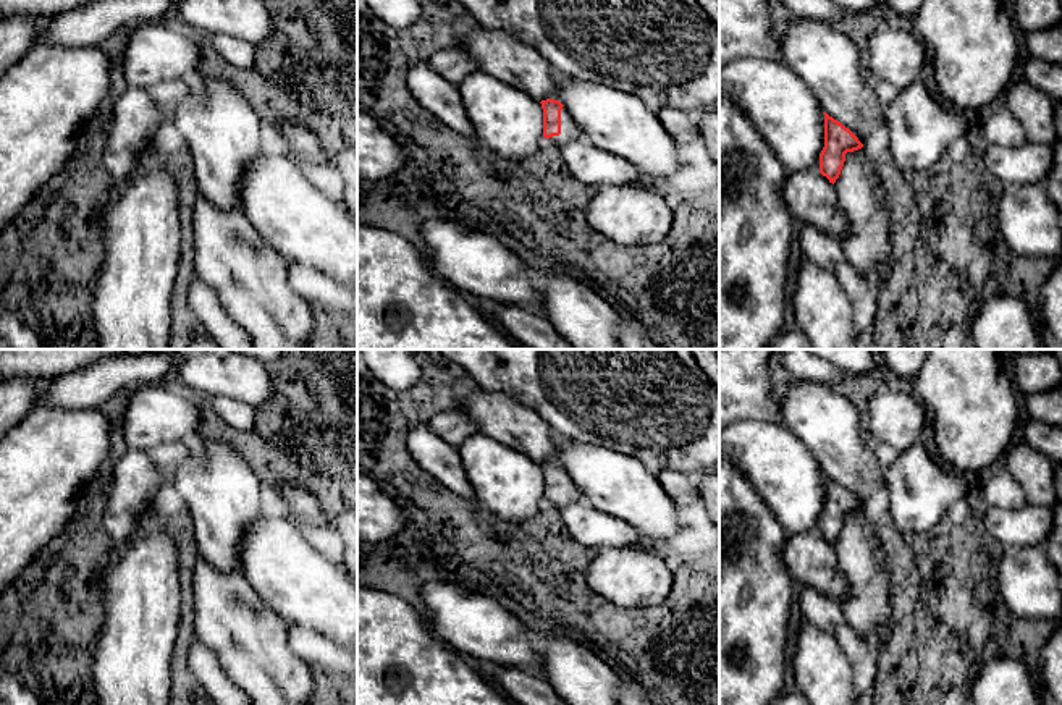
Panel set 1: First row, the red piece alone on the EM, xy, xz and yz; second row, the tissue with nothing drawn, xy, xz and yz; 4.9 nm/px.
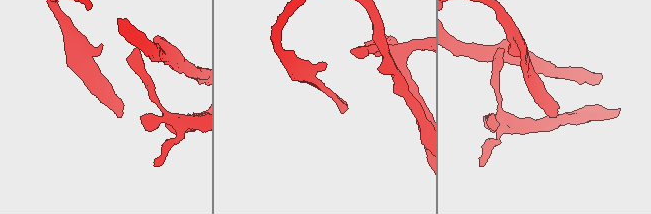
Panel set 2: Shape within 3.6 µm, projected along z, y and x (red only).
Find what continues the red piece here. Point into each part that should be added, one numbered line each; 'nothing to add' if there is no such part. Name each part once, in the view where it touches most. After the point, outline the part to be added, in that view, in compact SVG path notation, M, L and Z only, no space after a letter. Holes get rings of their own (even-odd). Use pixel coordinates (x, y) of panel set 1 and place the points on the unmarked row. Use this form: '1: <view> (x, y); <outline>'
1: xz (569, 493); M563 469L563 472L561 472L561 496L550 500L550 503L558 511L561 511L567 504L572 504L572 503L575 503L575 501L579 501L582 498L584 498L582 492L575 487L575 483L571 479L571 475L567 474L567 471Z

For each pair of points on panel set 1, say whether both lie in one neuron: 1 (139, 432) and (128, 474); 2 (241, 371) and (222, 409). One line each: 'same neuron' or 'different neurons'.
1: different neurons
2: different neurons

